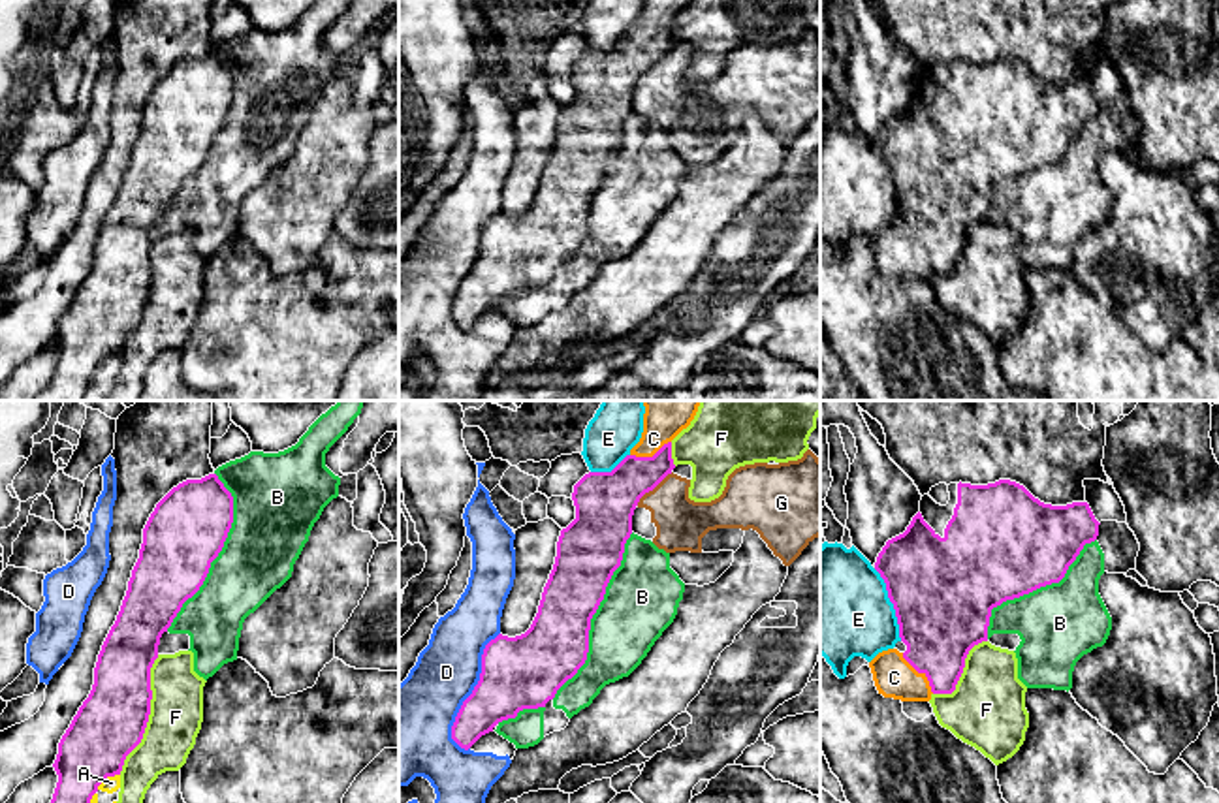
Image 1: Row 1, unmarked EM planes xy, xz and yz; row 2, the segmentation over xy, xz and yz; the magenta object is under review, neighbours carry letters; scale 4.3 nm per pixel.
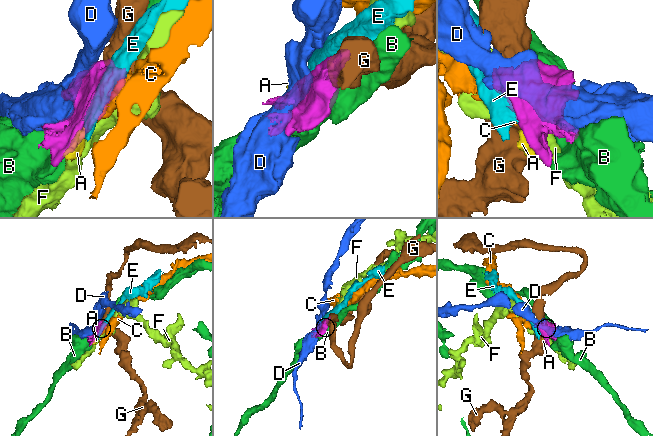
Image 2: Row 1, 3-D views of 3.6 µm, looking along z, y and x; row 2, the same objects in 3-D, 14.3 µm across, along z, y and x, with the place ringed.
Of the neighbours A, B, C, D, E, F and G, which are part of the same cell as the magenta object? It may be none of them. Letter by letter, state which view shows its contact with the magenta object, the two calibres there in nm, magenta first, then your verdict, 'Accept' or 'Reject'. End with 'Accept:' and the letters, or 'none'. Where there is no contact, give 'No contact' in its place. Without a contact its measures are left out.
A: Touches magenta in xy. Thickness 300 nm (magenta) against 70 nm. Reject
B: Touches magenta in xz. Thickness 280 nm (magenta) against 320 nm. Accept
C: Touches magenta in yz. Thickness 380 nm (magenta) against 180 nm. Reject
D: Touches magenta in xz. Thickness 320 nm (magenta) against 300 nm. Reject
E: Touches magenta in yz. Thickness 440 nm (magenta) against 460 nm. Reject
F: Touches magenta in xy. Thickness 300 nm (magenta) against 220 nm. Reject
G: Touches magenta in xz. Thickness 260 nm (magenta) against 220 nm. Reject
Accept: B

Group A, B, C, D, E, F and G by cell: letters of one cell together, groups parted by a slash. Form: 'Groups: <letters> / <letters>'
Groups: A E / B / C / D / F / G

